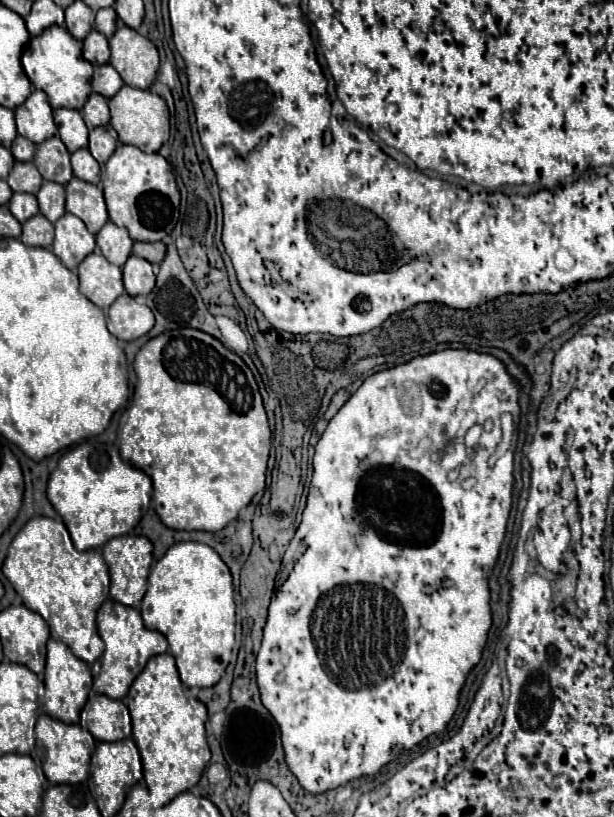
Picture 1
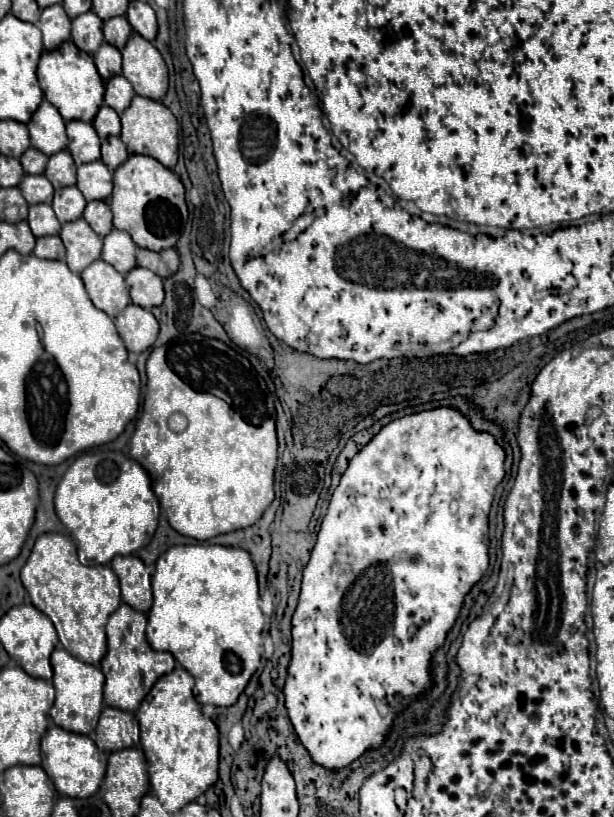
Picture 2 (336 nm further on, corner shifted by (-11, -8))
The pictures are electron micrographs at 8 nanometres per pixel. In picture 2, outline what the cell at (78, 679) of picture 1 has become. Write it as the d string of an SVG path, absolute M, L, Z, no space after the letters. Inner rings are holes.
M62 647L54 649L50 663L54 669L54 689L56 689L56 701L50 709L52 721L58 727L62 727L64 731L88 735L96 727L100 711L104 707L104 703L102 703L102 687L104 687L102 671L94 665L78 661L76 657L72 657Z

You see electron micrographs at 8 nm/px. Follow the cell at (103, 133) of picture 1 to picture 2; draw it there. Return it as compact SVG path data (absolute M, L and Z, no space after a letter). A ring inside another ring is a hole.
M112 137L112 139L102 141L102 163L110 171L118 169L126 159L128 159L128 151L126 151L120 137Z

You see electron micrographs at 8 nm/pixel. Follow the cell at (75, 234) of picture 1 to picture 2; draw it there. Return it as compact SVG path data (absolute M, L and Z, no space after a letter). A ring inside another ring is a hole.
M82 217L76 221L64 223L60 237L64 241L66 263L72 273L82 273L90 263L100 259L102 237L96 235Z

